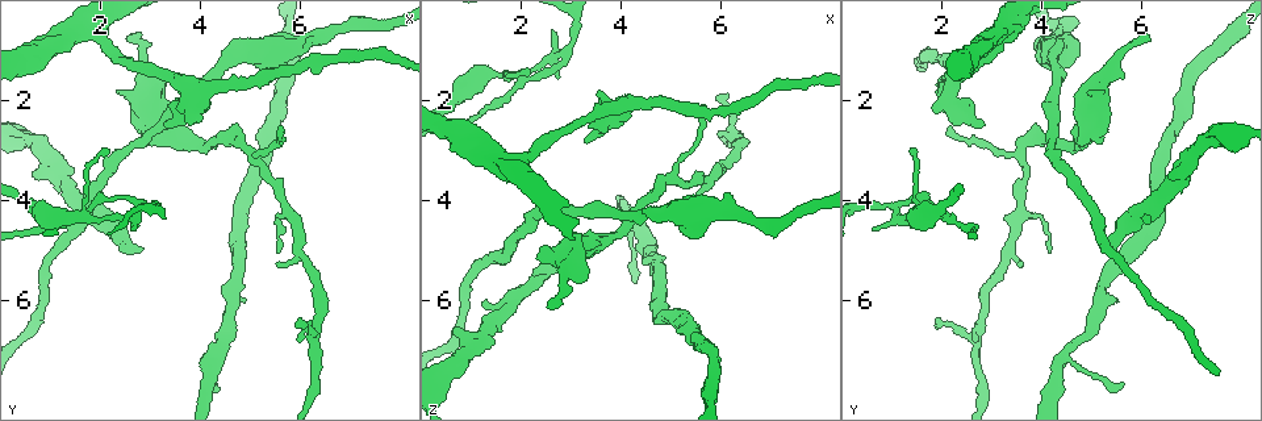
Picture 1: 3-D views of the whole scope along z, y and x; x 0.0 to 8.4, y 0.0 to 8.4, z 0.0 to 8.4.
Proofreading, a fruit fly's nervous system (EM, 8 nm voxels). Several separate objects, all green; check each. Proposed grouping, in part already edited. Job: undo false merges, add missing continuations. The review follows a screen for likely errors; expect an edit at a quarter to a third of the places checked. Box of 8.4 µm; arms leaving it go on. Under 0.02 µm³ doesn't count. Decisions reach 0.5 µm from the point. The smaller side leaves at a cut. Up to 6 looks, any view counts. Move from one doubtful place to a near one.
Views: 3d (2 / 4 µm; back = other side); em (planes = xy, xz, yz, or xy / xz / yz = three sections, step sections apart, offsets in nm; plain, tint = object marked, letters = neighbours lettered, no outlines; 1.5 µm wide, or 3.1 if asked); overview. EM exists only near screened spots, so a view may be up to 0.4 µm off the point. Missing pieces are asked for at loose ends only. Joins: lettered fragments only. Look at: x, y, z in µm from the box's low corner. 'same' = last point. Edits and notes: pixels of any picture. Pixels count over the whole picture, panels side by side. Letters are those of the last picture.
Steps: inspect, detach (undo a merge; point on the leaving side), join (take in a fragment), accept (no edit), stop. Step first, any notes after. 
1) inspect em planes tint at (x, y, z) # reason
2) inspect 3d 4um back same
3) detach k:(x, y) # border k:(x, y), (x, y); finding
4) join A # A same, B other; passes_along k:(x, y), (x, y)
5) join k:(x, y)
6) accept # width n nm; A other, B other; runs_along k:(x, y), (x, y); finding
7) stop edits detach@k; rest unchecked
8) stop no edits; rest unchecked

inspect em planes tint at (2.55, 0.80, 6.10) # thin end

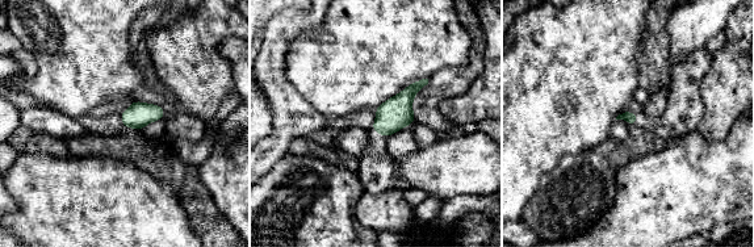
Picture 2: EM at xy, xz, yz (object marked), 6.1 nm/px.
inspect em planes letters same

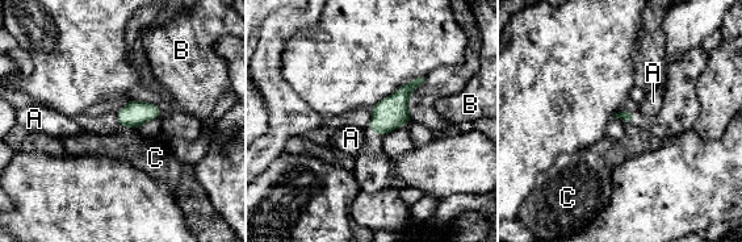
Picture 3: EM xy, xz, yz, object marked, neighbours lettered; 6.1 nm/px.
accept # A other, B other, C other; no lettered fragment goes on from it

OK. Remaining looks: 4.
inspect em planes plain at (2.85, 4.15, 1.10) # thin neck

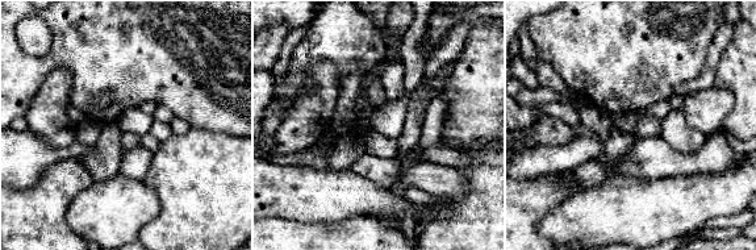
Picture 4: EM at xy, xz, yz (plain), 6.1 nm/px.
inspect em planes letters same # see the neighbours

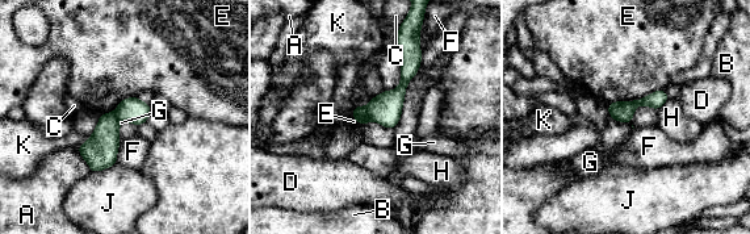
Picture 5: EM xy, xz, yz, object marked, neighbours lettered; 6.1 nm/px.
detach 5:(386, 108) # A other, B other, C other, D other, E other, F other, G other, H other, J other, K other; border 5:(365, 108), (371, 120); two neurons meet here

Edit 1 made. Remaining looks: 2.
stop edits detach@5; rest unchecked

